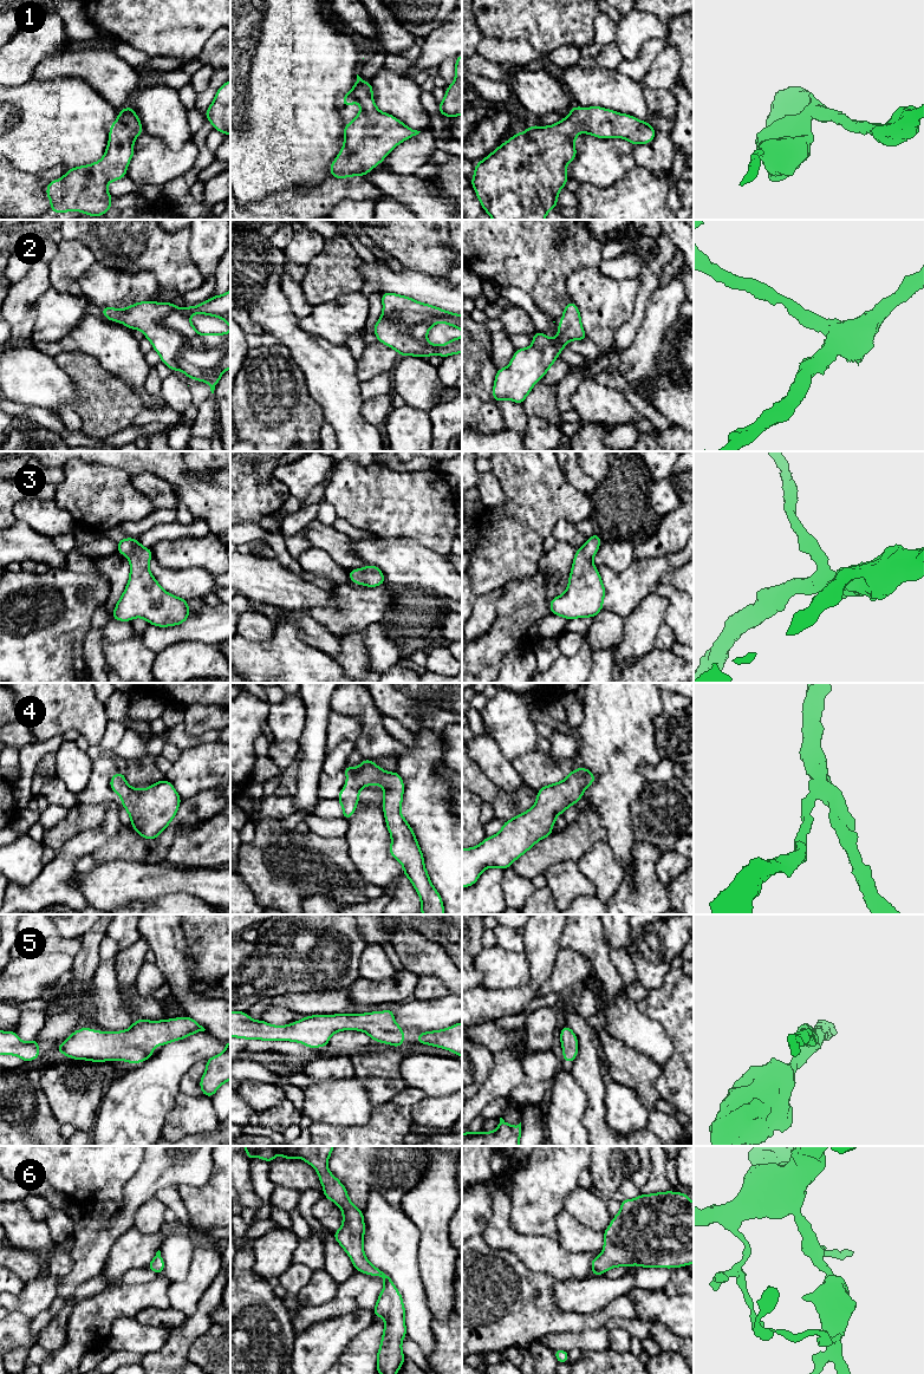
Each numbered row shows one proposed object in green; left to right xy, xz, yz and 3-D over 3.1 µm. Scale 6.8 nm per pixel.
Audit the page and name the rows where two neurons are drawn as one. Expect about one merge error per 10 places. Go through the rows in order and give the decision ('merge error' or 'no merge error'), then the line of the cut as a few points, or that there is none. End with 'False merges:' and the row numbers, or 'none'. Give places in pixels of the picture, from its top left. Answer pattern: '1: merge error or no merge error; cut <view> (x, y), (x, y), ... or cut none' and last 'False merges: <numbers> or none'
1: no merge error; cut none
2: no merge error; cut none
3: no merge error; cut none
4: no merge error; cut none
5: no merge error; cut none
6: no merge error; cut none
False merges: none

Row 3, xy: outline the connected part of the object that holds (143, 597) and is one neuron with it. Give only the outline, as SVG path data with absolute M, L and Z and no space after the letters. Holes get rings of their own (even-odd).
M135 538L117 541L117 552L130 561L130 575L110 617L119 621L138 617L160 627L183 624L190 612L188 603L164 591L154 578L149 569L151 549L143 547Z

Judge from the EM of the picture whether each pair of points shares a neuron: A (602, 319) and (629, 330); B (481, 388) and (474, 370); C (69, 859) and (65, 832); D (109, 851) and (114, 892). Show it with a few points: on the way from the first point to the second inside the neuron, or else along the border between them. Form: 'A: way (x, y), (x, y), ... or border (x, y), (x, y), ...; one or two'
A: border (635, 303), (606, 351); two
B: way (480, 383), (474, 375); one
C: border (91, 828), (86, 828), (72, 837), (57, 854); two
D: border (137, 861), (109, 860), (97, 864); two

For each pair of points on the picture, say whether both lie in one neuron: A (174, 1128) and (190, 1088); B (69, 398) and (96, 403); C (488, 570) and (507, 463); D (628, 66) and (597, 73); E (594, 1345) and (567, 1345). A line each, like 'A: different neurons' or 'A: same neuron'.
A: different neurons
B: different neurons
C: same neuron
D: different neurons
E: same neuron

